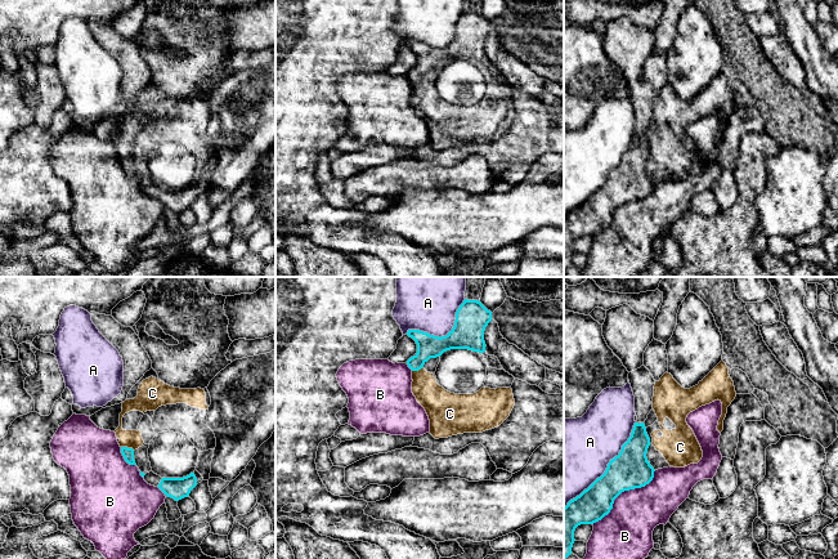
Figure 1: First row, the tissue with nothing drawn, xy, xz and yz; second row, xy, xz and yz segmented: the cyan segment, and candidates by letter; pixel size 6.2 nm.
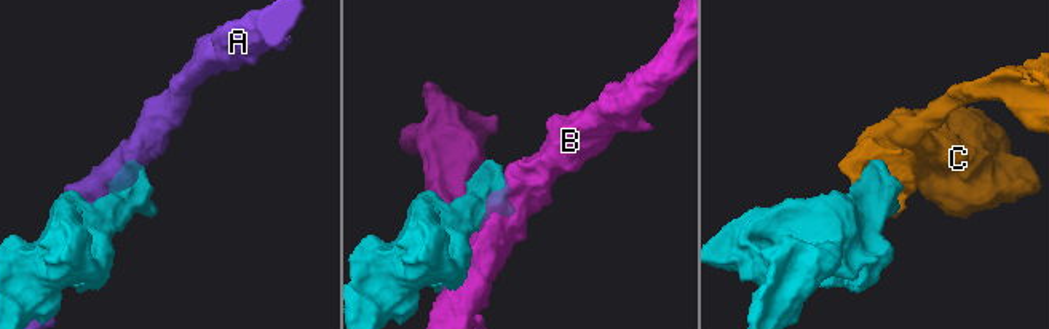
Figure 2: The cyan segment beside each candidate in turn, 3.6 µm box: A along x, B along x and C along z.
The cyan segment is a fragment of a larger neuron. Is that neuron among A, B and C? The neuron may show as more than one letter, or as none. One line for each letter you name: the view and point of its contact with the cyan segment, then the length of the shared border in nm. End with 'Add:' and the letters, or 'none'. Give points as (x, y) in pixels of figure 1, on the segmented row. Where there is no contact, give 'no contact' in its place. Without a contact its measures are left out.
C: xy (126, 447) | 90 nm
Add: C

